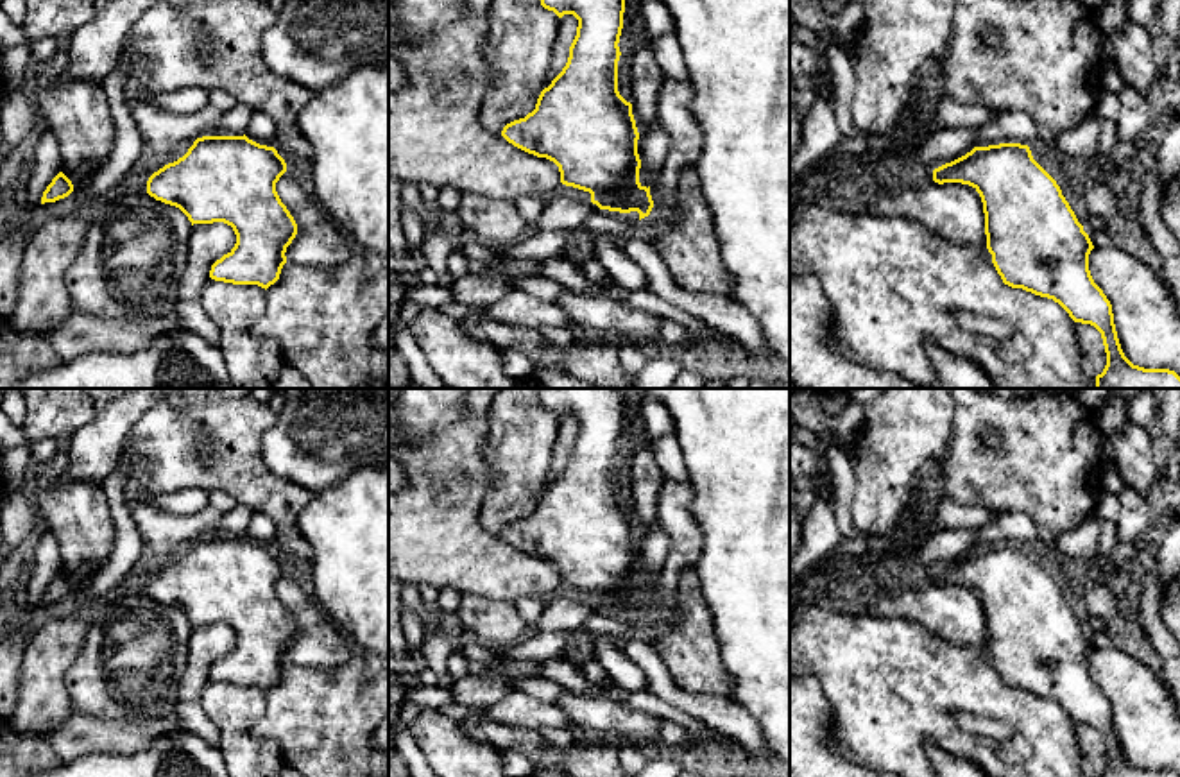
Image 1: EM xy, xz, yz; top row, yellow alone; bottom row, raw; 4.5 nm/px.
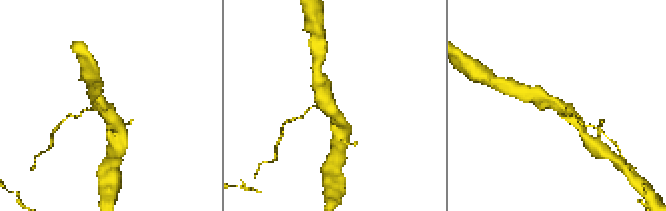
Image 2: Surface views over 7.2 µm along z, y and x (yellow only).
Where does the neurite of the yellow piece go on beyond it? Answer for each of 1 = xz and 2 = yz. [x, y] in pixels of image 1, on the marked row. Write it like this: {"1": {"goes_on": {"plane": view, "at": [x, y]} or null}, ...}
{"1": {"goes_on": null}, "2": {"goes_on": null}}

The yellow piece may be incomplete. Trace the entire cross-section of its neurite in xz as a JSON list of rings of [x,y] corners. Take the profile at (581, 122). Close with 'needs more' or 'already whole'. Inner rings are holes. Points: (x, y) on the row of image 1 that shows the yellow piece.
[[[541,0],[541,5],[559,18],[573,14],[578,20],[577,36],[569,47],[569,57],[562,72],[544,88],[535,109],[525,118],[507,124],[501,136],[514,147],[546,158],[559,166],[560,183],[591,193],[591,202],[600,209],[630,213],[637,211],[639,220],[648,217],[654,201],[650,186],[639,183],[641,159],[637,154],[639,132],[632,115],[632,104],[618,91],[620,36],[623,29],[625,0]]] | already whole

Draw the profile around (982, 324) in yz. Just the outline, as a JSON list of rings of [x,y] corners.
[[[958,310],[956,320],[962,328],[976,335],[990,335],[996,338],[1006,338],[1013,333],[1013,326],[1010,322],[996,319],[996,317],[988,317],[988,315],[976,315],[967,310]]]

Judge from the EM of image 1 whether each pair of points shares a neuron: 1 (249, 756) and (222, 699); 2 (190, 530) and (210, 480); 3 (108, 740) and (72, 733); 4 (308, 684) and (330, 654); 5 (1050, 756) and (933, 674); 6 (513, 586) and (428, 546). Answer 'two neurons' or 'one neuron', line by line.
1: one neuron
2: two neurons
3: one neuron
4: two neurons
5: one neuron
6: one neuron

